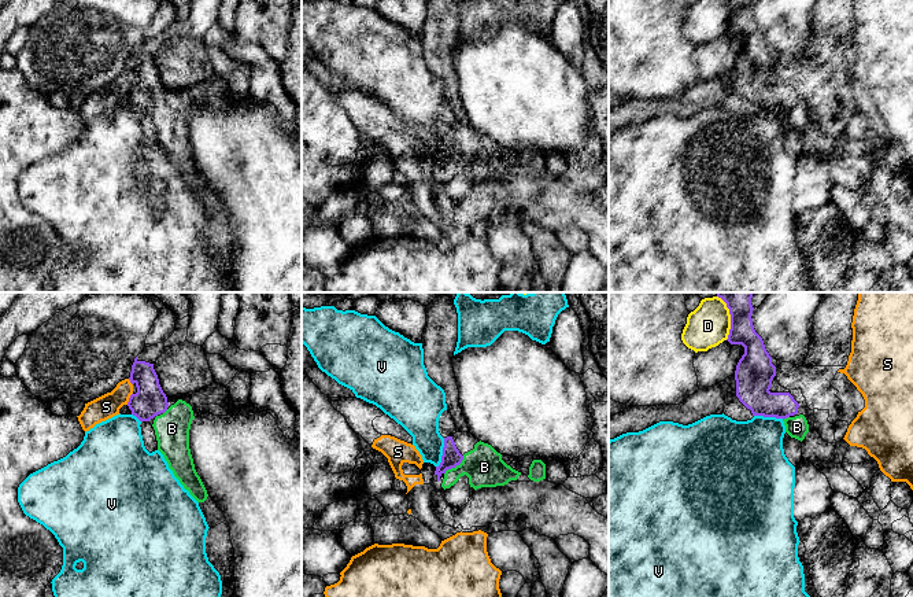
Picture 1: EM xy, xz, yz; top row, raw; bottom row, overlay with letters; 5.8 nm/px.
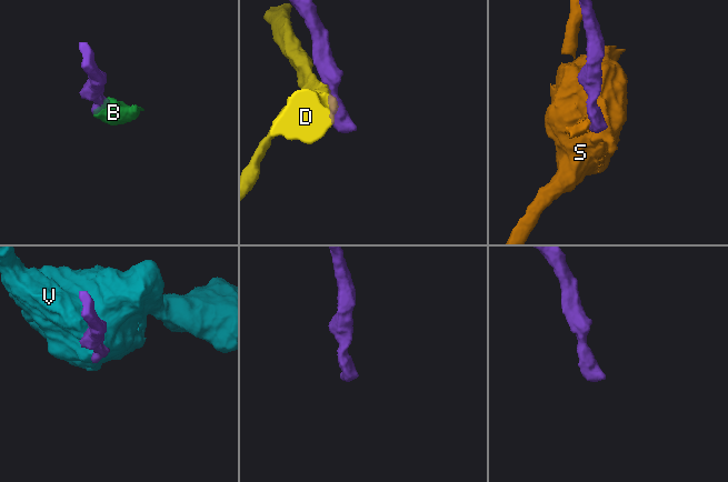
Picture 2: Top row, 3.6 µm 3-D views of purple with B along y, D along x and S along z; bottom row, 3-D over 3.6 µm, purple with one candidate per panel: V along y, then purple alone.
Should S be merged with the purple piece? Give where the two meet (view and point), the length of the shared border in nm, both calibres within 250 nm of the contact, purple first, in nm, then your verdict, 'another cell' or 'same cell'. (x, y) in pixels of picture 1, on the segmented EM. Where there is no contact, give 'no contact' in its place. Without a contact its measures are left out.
contact xy (129, 398); length 80 nm; calibres 190 and 140 nm; another cell

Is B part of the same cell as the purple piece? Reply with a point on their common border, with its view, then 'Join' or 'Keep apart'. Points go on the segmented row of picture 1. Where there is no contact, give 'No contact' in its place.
Touches purple at xz (454, 467). Join

